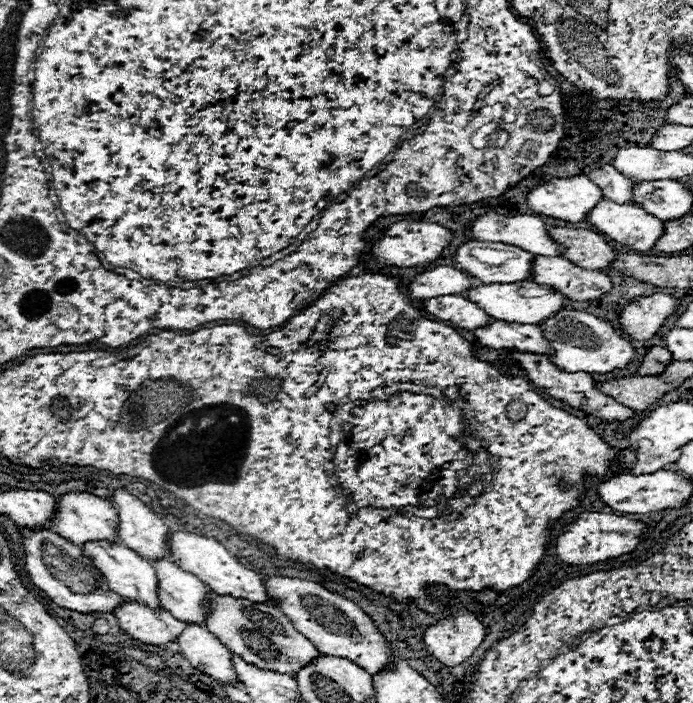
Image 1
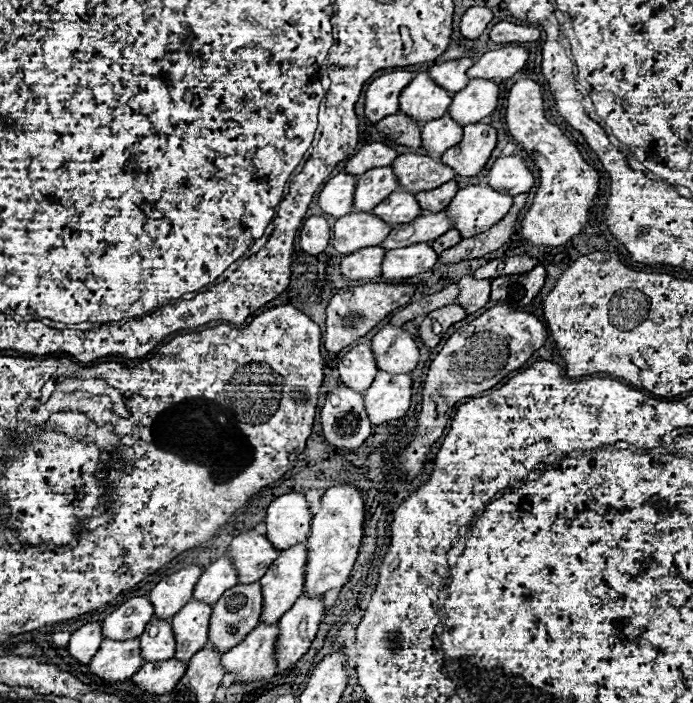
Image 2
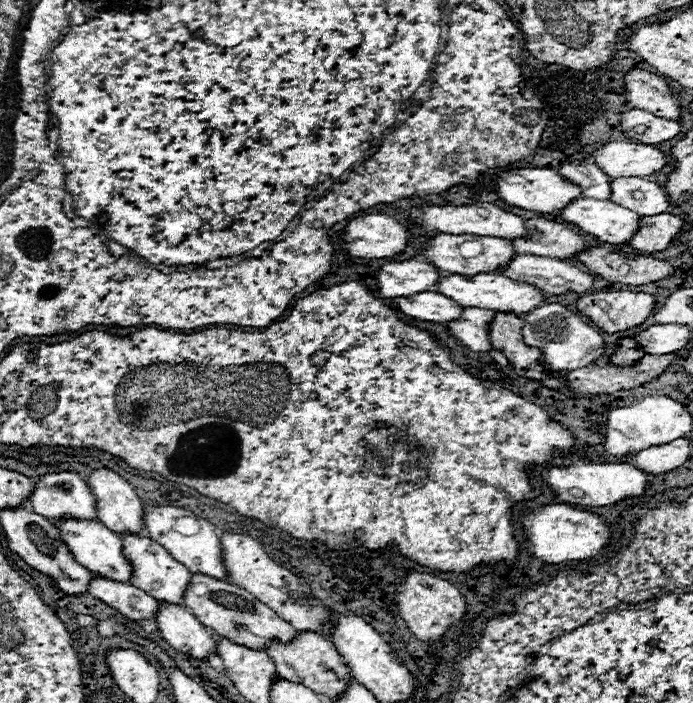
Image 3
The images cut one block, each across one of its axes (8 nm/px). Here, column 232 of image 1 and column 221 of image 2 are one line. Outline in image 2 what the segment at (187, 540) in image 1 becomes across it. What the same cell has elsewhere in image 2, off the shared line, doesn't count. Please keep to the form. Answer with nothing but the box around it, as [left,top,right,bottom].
[194,556,238,604]

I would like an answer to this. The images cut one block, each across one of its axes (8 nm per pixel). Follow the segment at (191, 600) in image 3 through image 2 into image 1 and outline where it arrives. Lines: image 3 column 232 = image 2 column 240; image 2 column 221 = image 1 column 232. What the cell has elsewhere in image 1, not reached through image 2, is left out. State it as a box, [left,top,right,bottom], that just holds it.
[206,594,322,676]

